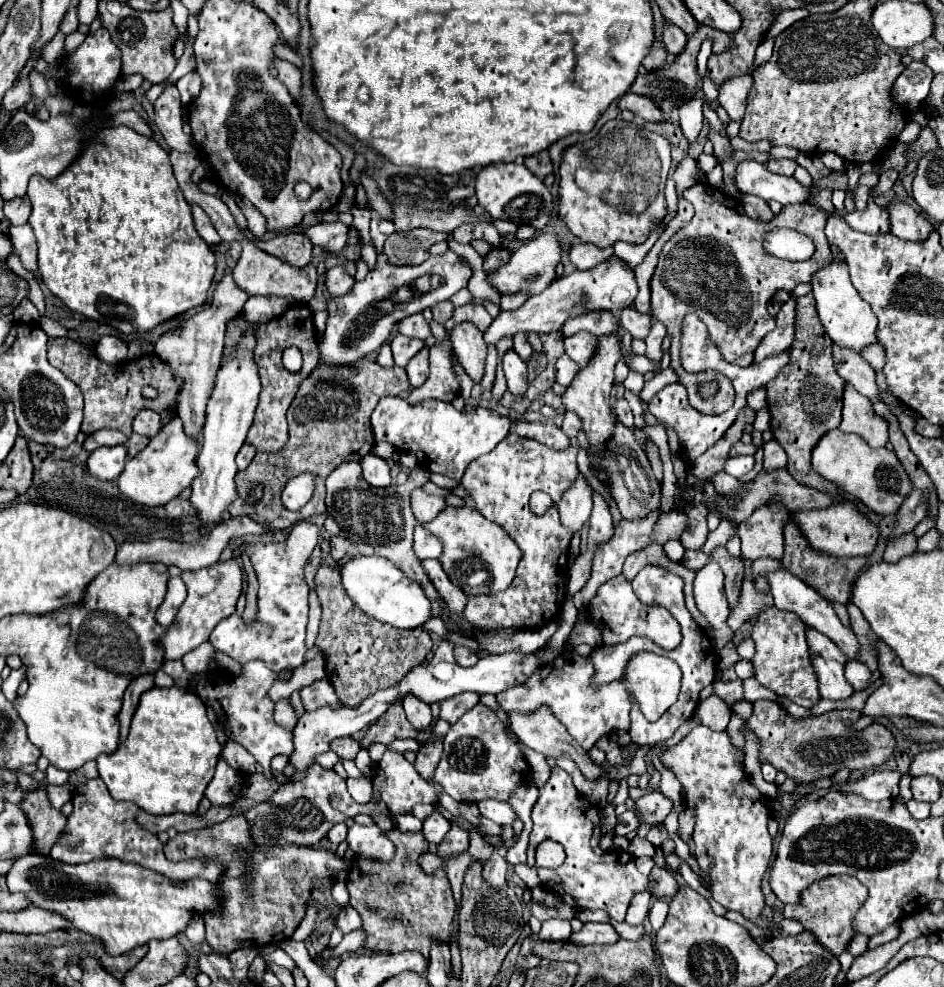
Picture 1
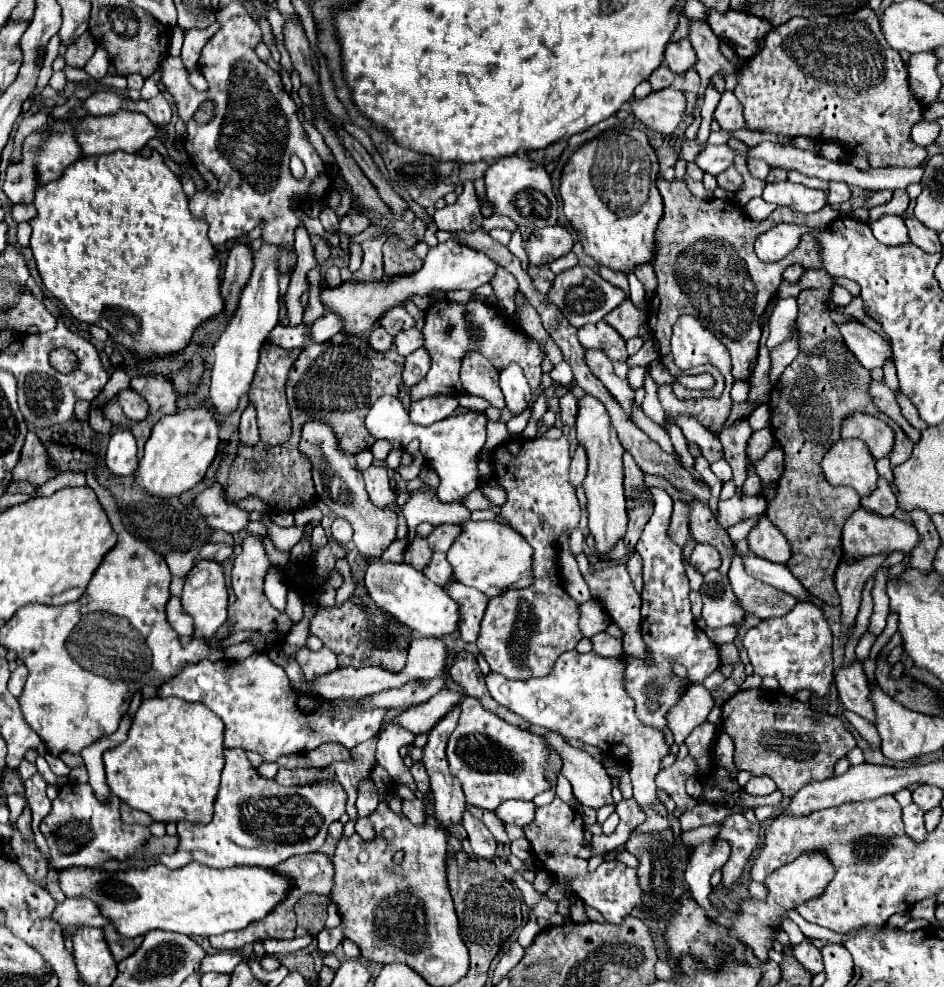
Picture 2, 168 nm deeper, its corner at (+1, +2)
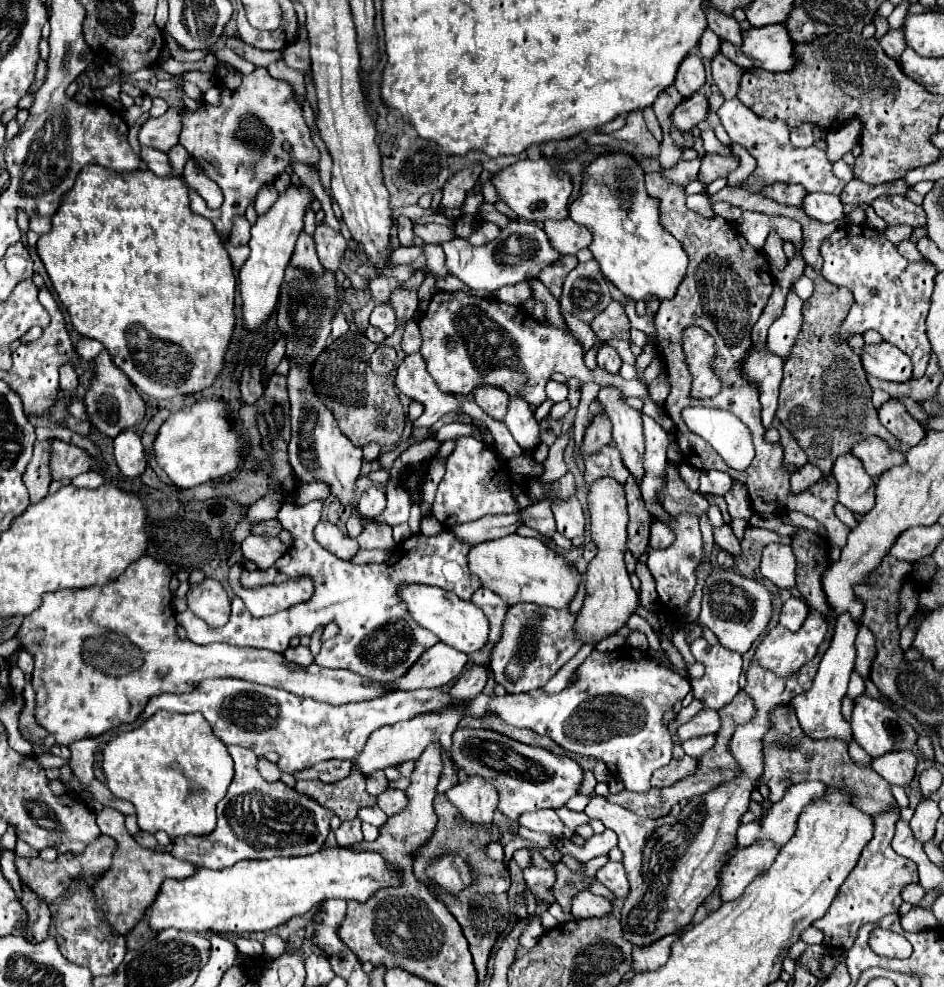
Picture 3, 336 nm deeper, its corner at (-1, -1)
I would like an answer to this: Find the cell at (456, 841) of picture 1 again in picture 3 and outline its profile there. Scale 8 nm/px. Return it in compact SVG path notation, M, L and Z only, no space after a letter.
M442 749L442 763L444 763L444 769L442 769L442 775L440 775L440 781L438 781L438 793L444 795L450 787L458 785L458 771L452 763L452 759L448 757L448 753Z

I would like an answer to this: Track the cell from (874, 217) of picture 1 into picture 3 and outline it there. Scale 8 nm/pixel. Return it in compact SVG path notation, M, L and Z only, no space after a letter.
M906 239L906 241L898 243L898 245L896 245L896 251L898 251L902 257L906 257L906 259L924 259L924 257L920 255L920 251L916 249L916 243L914 243L912 239Z

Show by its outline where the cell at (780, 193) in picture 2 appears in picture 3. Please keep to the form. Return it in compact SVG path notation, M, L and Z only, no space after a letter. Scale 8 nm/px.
M808 193L802 199L804 213L812 219L818 221L840 221L844 215L844 205L836 195L828 195L828 193Z

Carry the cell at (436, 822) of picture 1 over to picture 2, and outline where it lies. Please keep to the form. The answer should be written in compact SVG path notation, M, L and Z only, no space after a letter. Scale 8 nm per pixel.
M420 798L402 800L402 814L408 816L408 820L410 820L412 824L424 824L424 820L426 820L424 806L422 806L422 800L420 800Z

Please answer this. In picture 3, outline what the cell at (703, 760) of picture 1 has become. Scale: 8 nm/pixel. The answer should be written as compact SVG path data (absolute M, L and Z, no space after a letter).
M702 709L686 725L682 725L678 729L678 735L680 735L682 741L686 741L686 739L718 733L718 729L720 729L720 717L718 717L718 713L714 709Z

